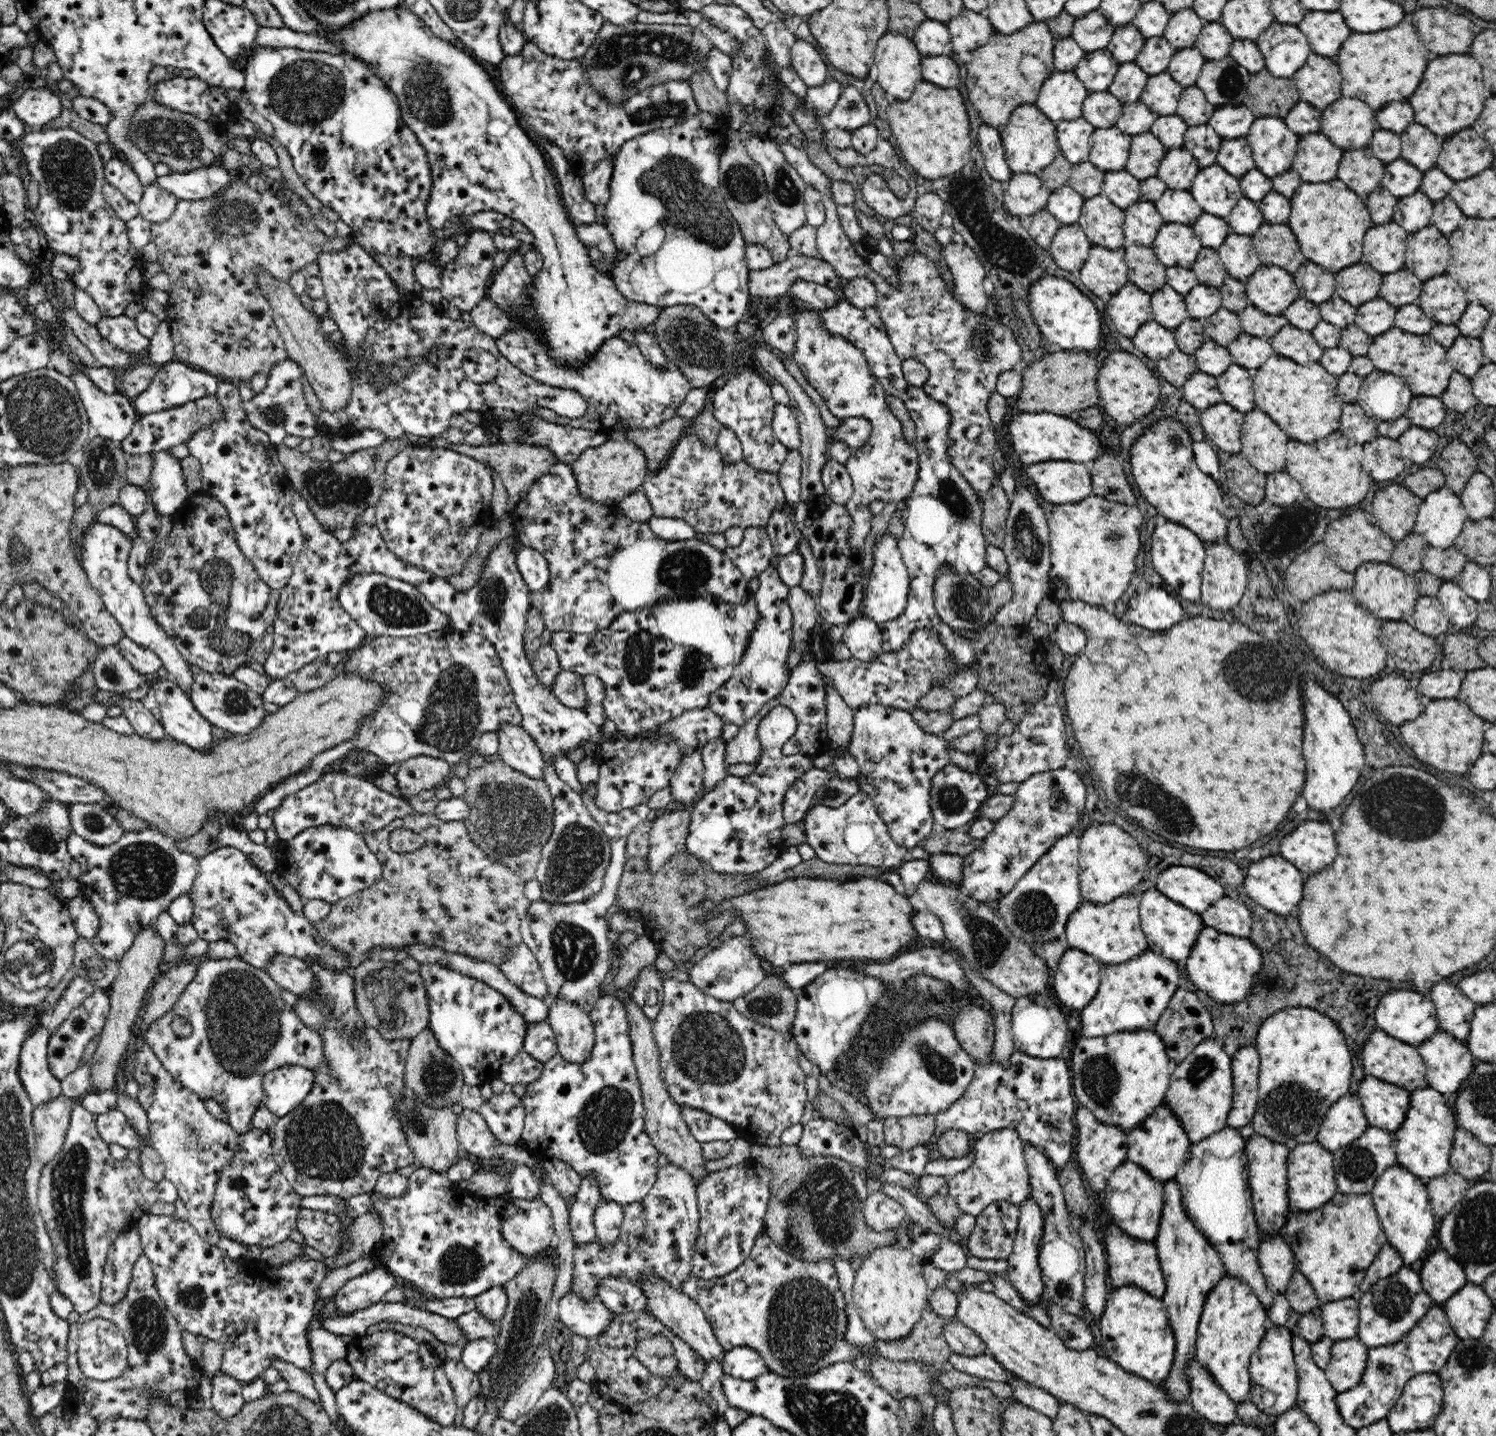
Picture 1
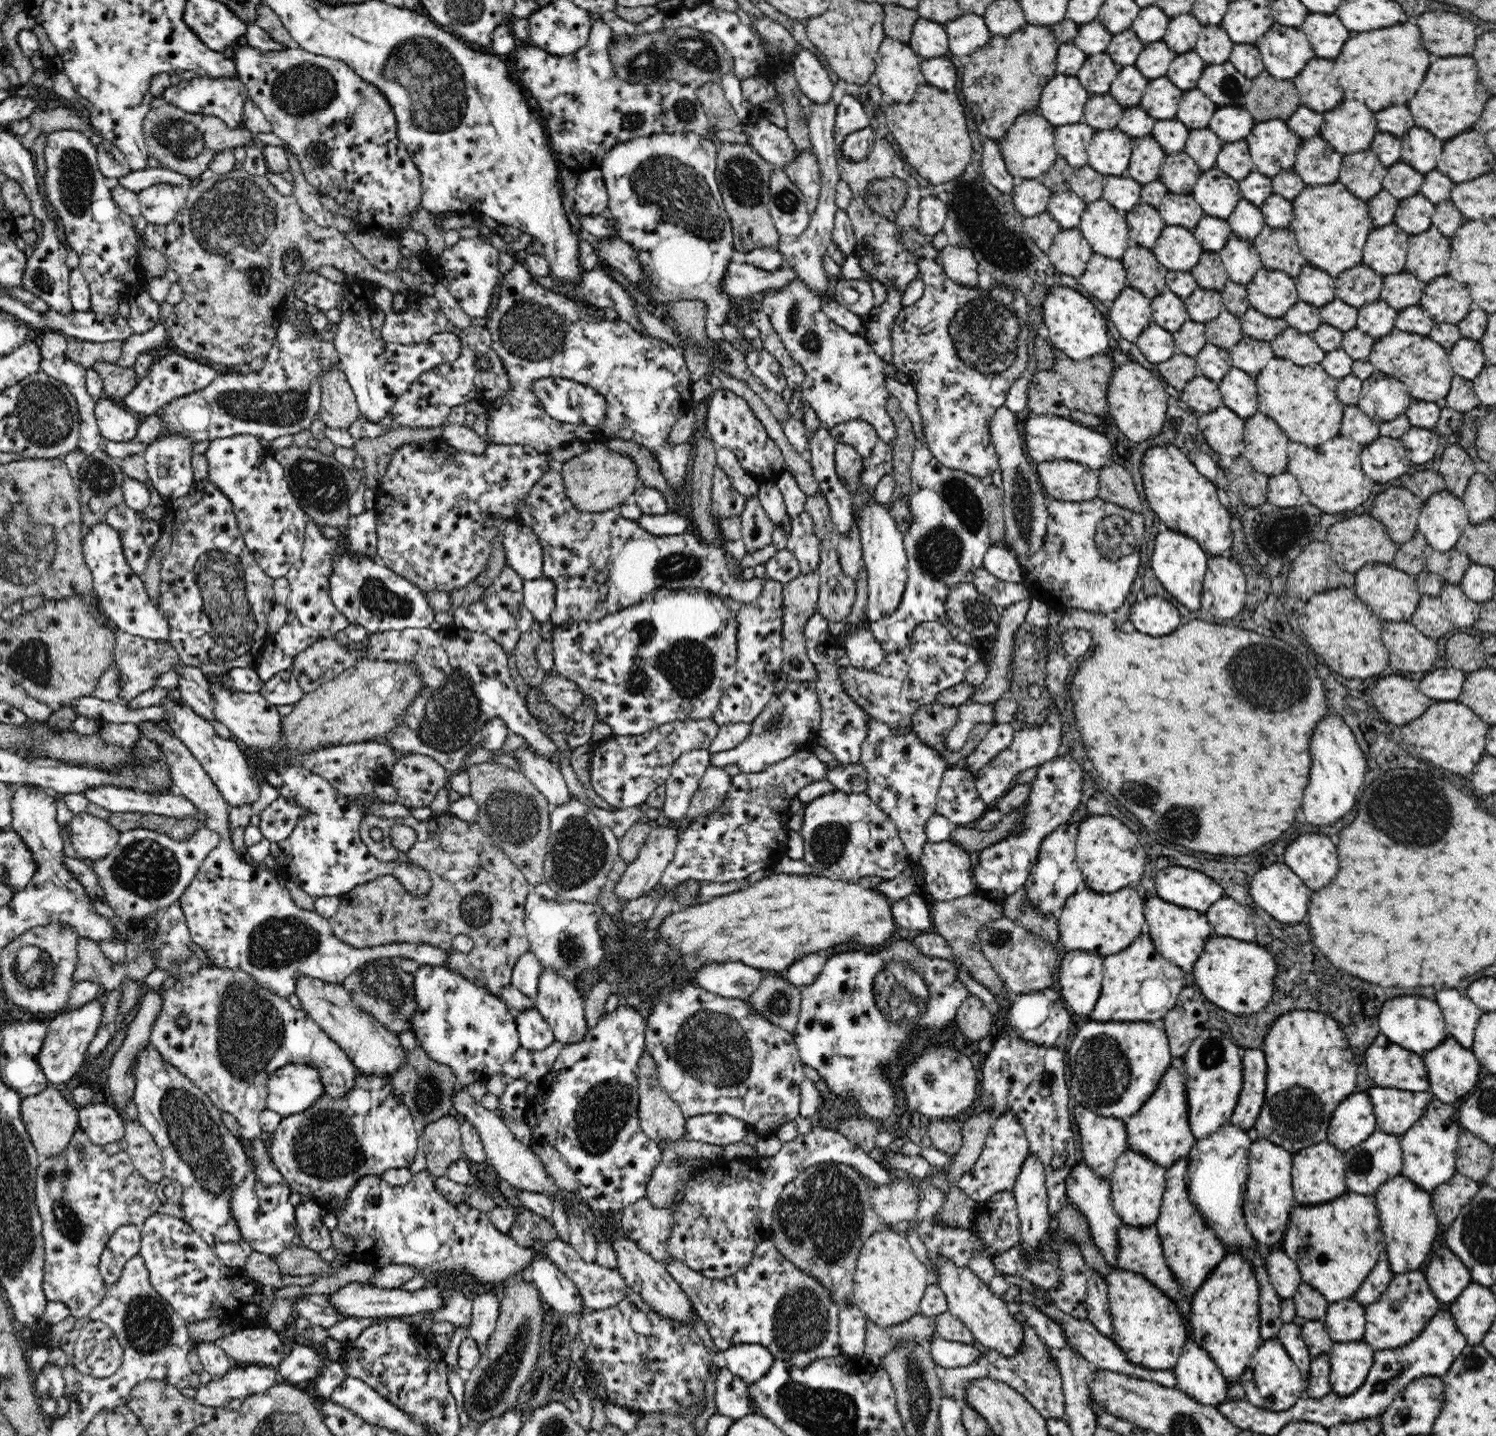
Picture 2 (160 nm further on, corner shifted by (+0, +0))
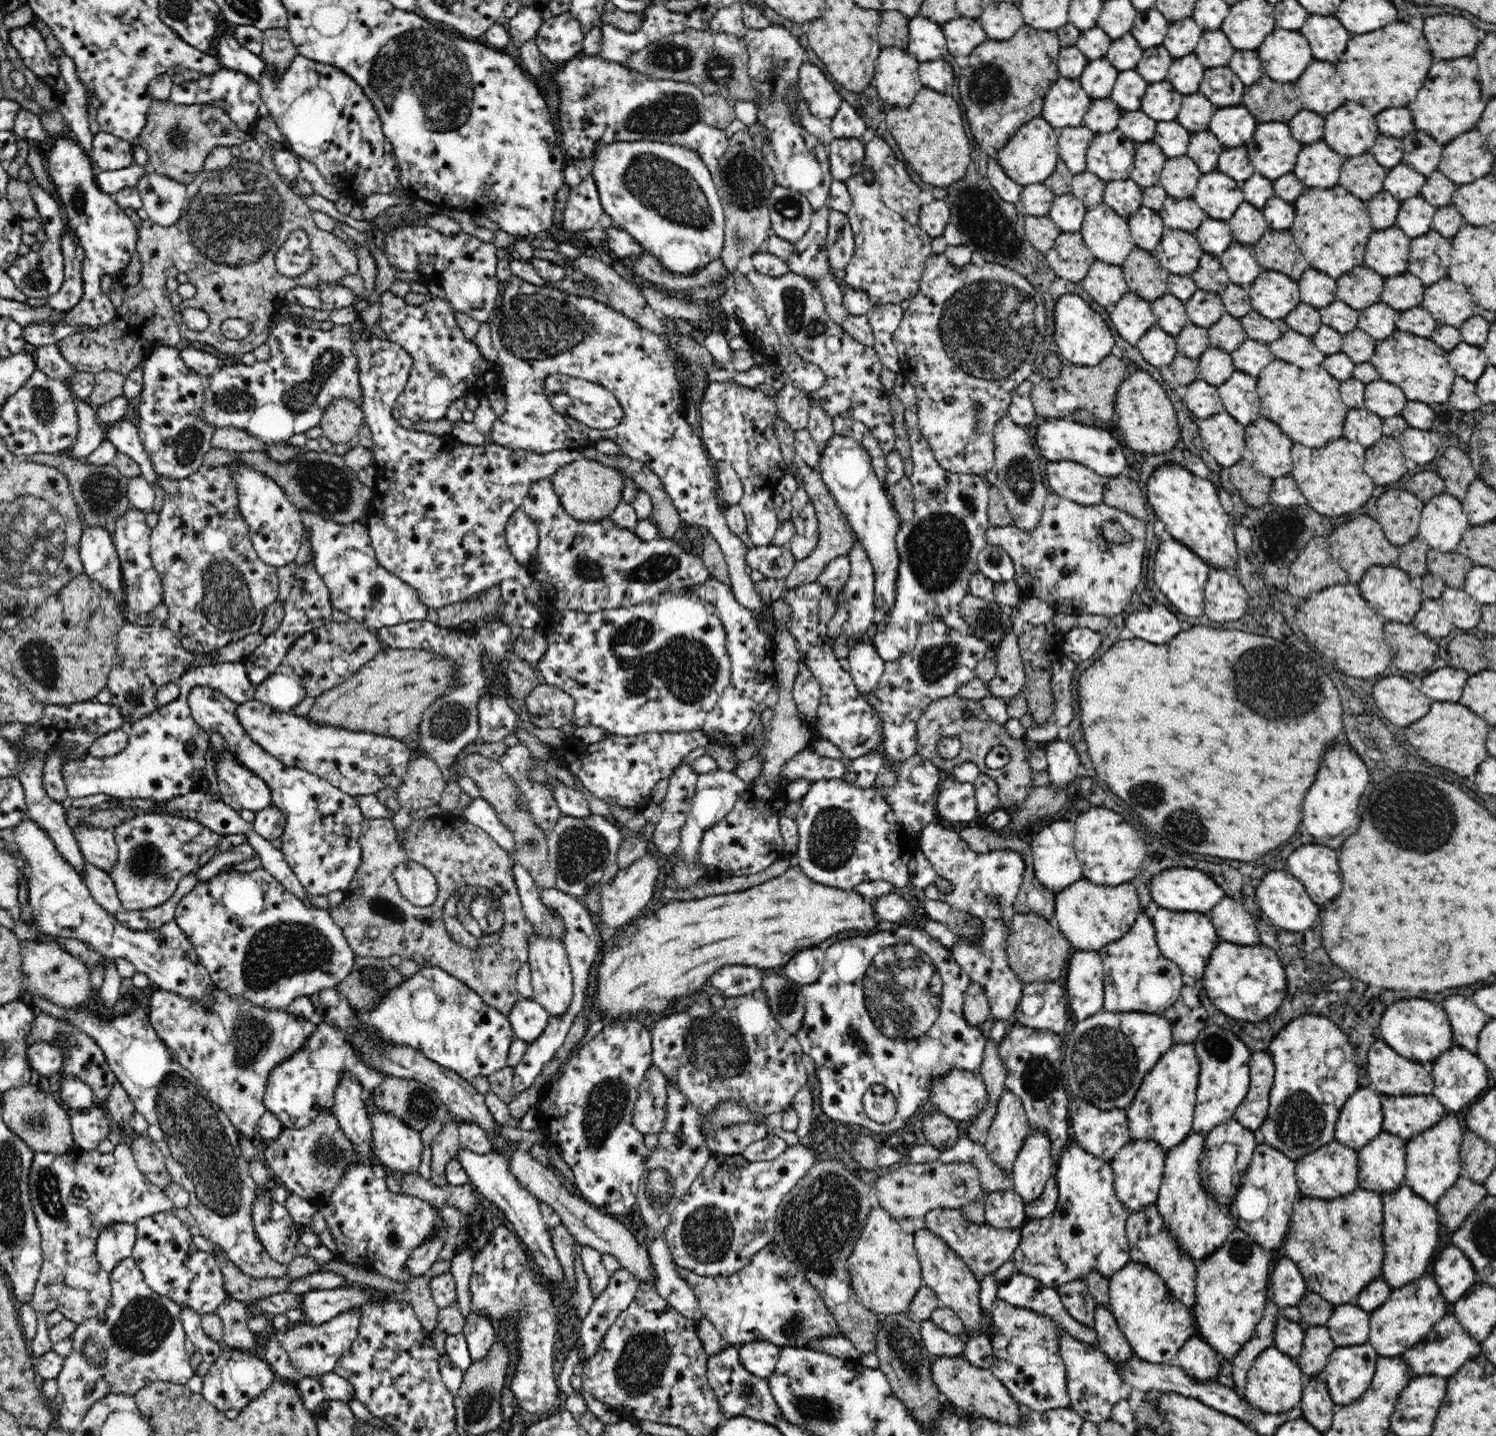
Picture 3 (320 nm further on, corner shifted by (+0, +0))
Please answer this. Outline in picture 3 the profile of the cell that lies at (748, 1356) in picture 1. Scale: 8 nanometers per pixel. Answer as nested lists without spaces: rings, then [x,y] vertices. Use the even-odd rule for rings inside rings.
[[[750,1341],[739,1348],[740,1362],[754,1376],[767,1379],[774,1372],[781,1351],[770,1341]]]

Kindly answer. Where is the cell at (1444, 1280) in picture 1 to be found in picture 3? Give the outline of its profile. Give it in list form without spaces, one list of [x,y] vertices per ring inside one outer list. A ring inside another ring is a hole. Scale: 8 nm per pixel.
[[[1451,1245],[1441,1251],[1434,1261],[1432,1276],[1447,1302],[1456,1303],[1478,1282],[1474,1265],[1458,1247]]]

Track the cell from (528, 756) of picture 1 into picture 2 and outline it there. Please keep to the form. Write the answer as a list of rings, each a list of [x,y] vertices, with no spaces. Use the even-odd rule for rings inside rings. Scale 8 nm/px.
[[[527,748],[518,749],[515,759],[520,763],[525,777],[538,789],[538,792],[541,792],[546,797],[546,800],[550,802],[551,807],[565,805],[572,799],[572,795],[568,791],[568,786],[566,785],[558,766],[552,761],[545,758],[538,758],[531,750],[527,750]]]

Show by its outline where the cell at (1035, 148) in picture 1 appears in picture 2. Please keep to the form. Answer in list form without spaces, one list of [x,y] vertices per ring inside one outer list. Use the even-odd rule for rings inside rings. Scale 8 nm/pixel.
[[[1038,112],[1024,113],[1014,121],[1006,136],[997,142],[1008,172],[1017,181],[1038,179],[1051,169],[1058,157],[1055,149],[1055,132],[1056,127]]]

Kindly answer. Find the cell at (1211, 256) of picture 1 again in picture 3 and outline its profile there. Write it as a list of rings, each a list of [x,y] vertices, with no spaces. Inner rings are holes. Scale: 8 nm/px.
[[[1204,253],[1199,260],[1199,265],[1191,275],[1197,288],[1219,294],[1230,283],[1226,270],[1216,255]]]

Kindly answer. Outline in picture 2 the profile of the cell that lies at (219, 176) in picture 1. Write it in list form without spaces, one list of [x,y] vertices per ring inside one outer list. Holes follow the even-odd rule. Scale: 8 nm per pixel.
[[[160,165],[152,168],[146,167],[144,170],[130,170],[130,172],[126,173],[126,176],[120,176],[120,178],[116,179],[117,185],[124,186],[124,188],[128,188],[128,190],[135,193],[162,182],[175,184],[176,186],[181,184],[194,185],[198,182],[198,178],[190,179]]]

